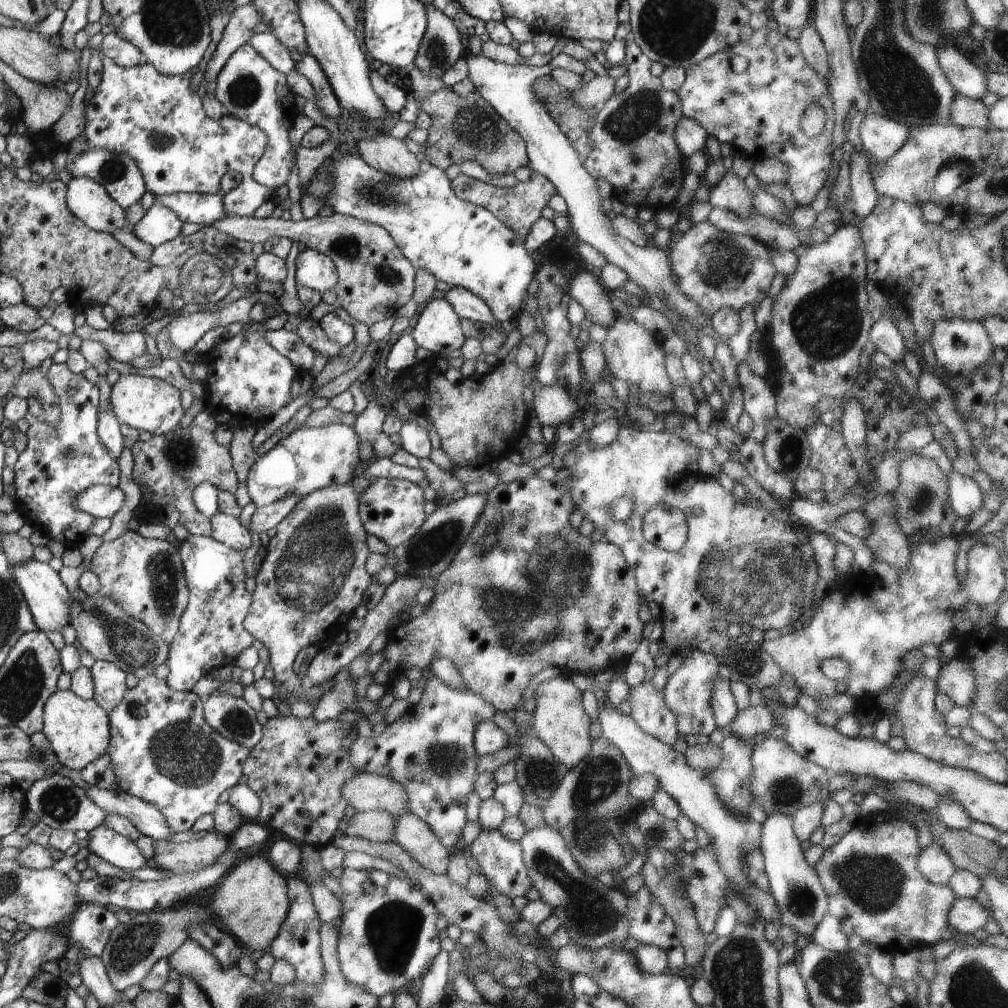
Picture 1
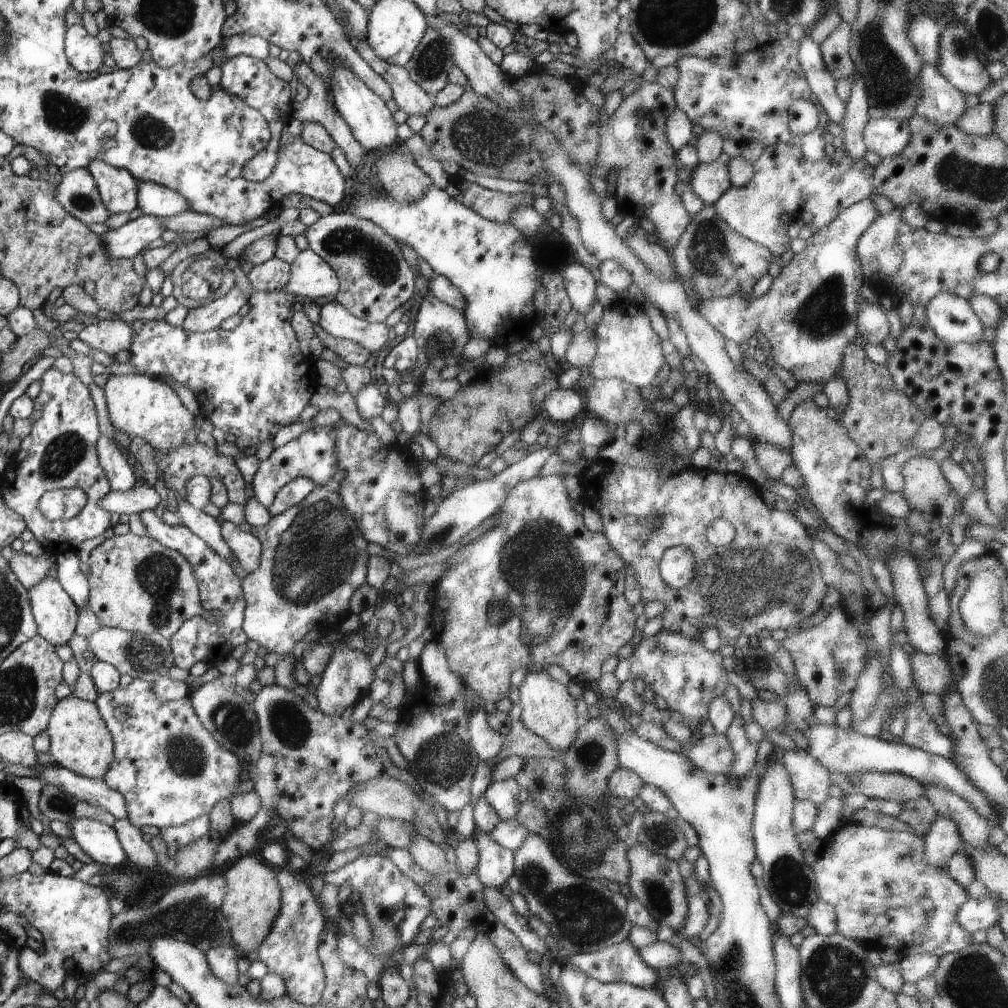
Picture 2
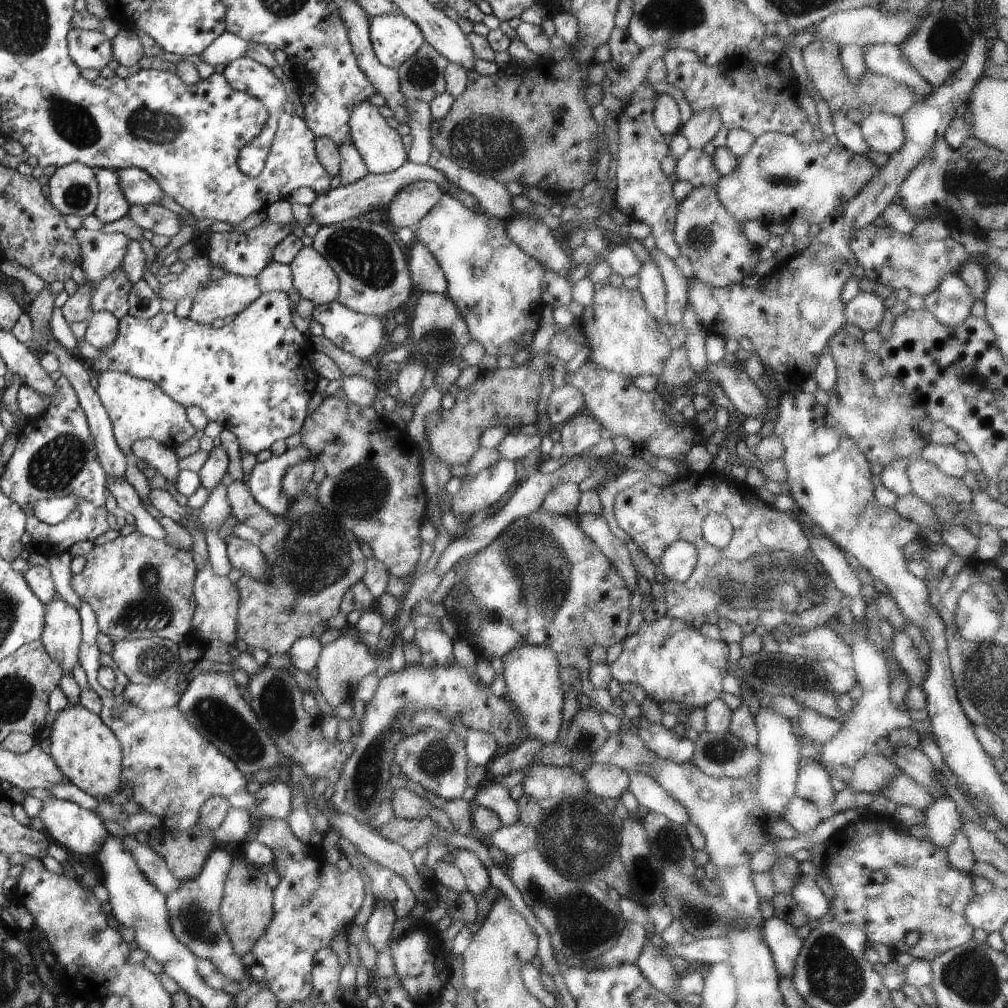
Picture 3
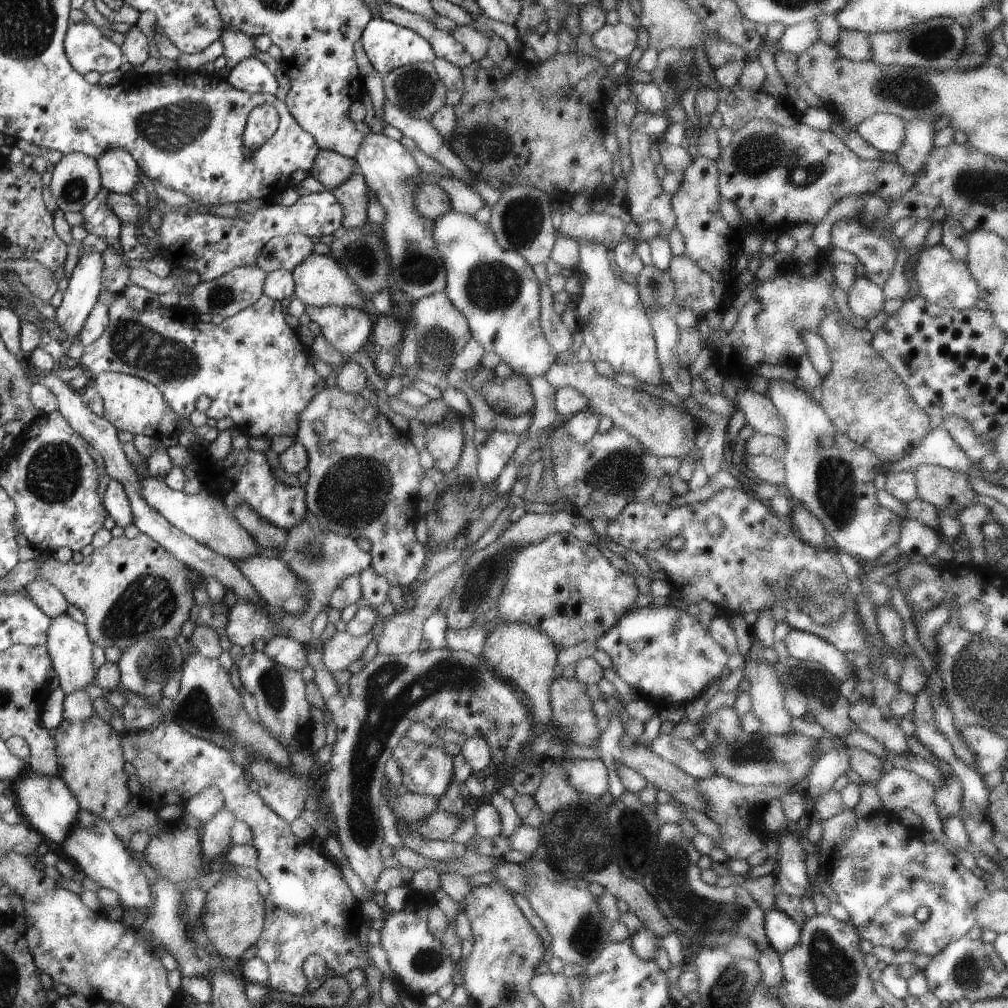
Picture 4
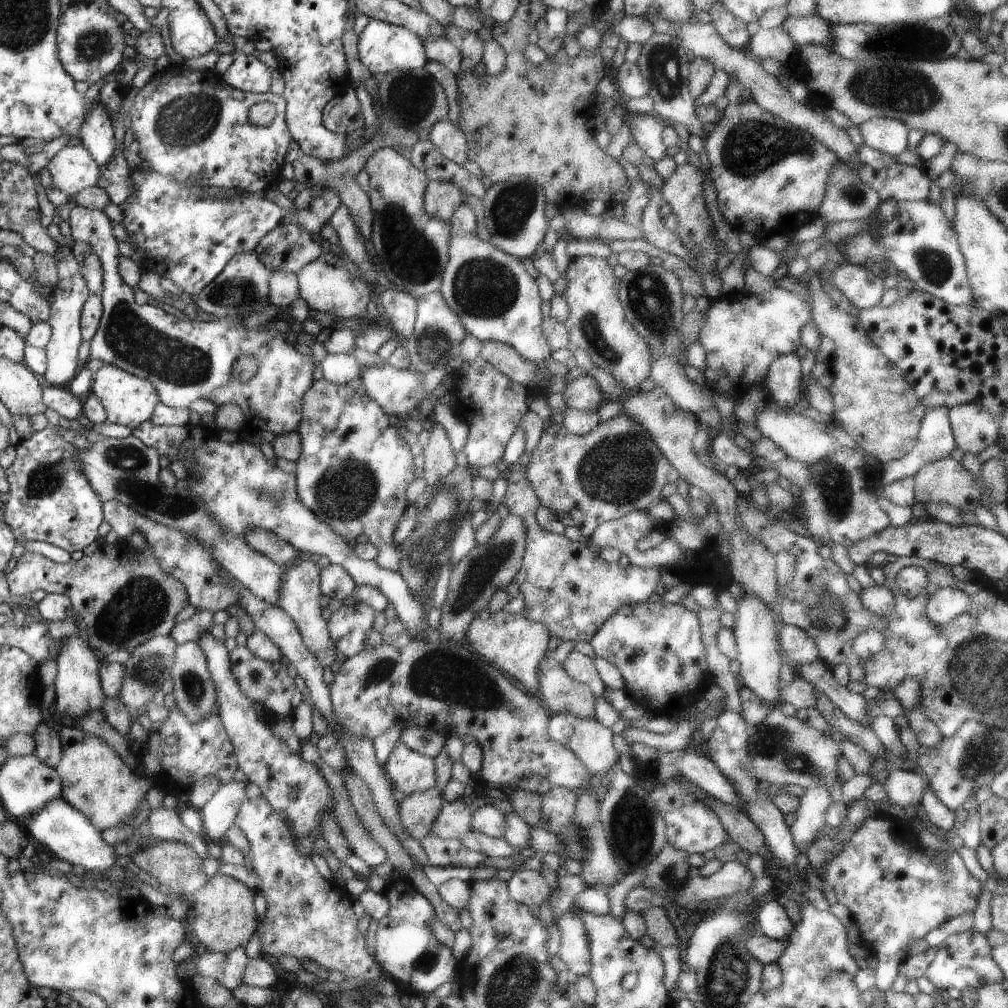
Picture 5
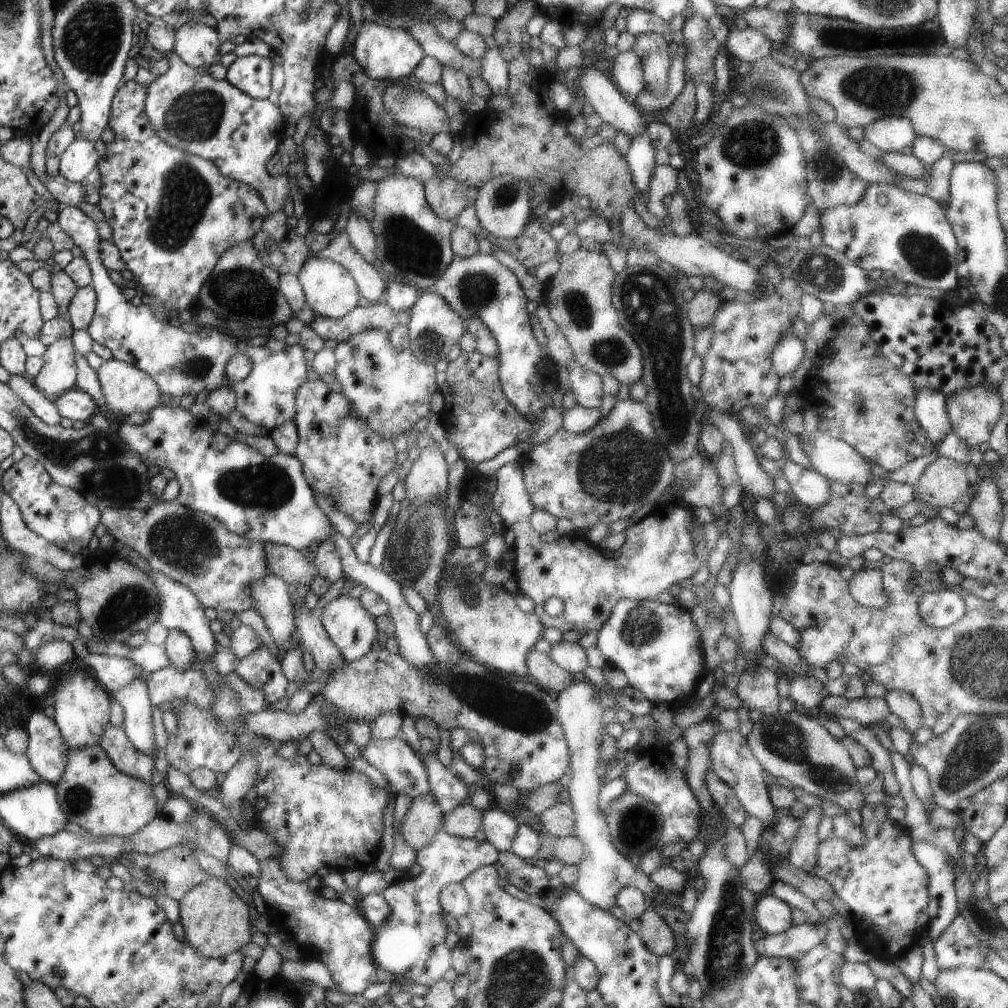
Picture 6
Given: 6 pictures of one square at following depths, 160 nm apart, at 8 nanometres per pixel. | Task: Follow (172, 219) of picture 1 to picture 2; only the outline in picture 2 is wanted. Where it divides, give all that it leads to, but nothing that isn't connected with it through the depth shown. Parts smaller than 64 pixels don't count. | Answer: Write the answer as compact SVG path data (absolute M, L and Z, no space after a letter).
M141 215L98 236L104 239L105 250L109 252L111 259L133 260L150 242L161 238L164 230L161 218Z

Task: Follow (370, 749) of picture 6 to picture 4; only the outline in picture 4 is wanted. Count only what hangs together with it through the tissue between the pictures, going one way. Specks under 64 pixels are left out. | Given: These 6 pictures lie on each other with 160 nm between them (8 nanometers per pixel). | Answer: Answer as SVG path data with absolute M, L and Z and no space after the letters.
M404 736L393 752L400 772L402 772L402 790L419 795L440 797L452 785L455 778L453 757L444 751L443 747L433 747L426 743L417 743Z

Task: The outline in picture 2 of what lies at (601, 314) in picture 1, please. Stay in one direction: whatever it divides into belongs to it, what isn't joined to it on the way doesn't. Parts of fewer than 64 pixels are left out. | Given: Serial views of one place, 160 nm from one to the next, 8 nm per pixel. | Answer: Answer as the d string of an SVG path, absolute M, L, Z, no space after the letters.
M582 263L570 264L561 272L565 282L566 294L570 297L571 305L579 314L586 315L596 299L596 284L598 283L595 270L585 268Z

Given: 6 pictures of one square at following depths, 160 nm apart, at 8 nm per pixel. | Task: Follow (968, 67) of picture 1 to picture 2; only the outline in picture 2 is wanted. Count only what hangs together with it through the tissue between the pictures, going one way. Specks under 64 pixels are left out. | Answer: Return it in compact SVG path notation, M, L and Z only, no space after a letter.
M923 13L915 16L907 26L907 33L909 41L923 60L936 66L939 59L938 47L941 30L934 18Z

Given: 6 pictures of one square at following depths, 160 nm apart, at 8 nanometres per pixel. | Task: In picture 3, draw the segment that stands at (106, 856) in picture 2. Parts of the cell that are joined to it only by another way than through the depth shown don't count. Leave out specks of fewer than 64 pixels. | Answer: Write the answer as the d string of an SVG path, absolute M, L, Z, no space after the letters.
M56 797L46 799L43 802L39 817L44 822L44 831L52 842L76 854L93 855L110 838L110 833L104 826L105 821L96 812L86 810L85 807L80 806L78 803L66 799Z

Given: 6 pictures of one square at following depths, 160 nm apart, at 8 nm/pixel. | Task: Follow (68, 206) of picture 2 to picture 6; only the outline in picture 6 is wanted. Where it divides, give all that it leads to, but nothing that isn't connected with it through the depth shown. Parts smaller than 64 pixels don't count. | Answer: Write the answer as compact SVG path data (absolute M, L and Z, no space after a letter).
M76 138L59 156L59 174L68 182L83 183L100 162L101 158L93 144L84 138Z

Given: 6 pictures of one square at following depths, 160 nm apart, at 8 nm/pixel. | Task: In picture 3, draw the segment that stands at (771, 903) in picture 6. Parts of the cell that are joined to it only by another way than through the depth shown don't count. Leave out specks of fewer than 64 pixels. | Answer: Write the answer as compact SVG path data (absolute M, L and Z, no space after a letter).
M774 916L763 922L761 932L763 933L763 939L773 954L777 973L780 977L791 977L795 967L795 960L803 947L803 938L798 935L797 928L780 918L780 916Z

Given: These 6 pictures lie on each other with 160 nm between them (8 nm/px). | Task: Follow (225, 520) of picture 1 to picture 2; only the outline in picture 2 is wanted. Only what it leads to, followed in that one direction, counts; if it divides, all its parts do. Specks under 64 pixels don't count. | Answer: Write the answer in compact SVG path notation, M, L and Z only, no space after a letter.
M228 521L221 524L221 533L235 557L237 566L248 573L254 572L261 563L260 540Z

